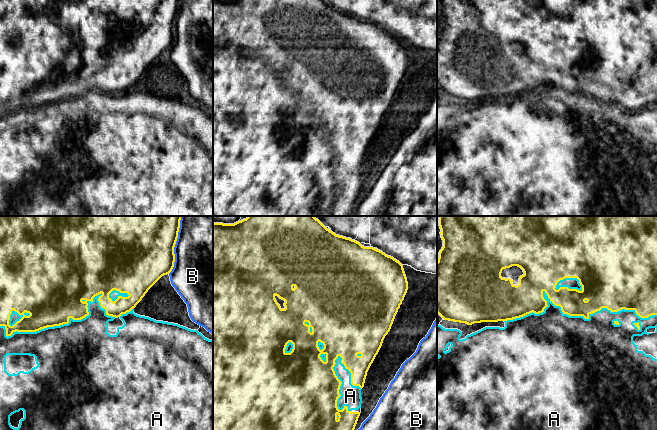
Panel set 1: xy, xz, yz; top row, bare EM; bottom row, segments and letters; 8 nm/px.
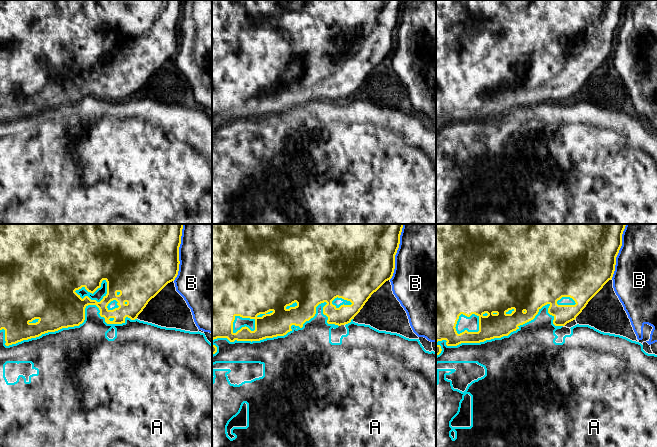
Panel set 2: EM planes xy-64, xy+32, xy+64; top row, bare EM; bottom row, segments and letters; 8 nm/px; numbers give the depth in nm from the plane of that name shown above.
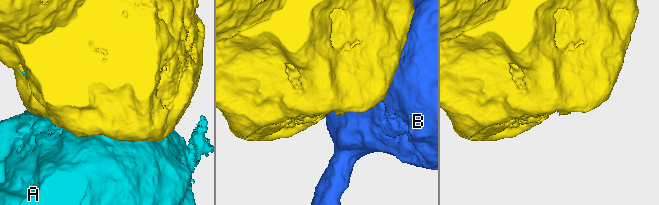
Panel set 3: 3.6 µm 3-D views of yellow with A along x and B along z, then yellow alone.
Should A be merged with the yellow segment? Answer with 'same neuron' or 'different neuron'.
different neuron

